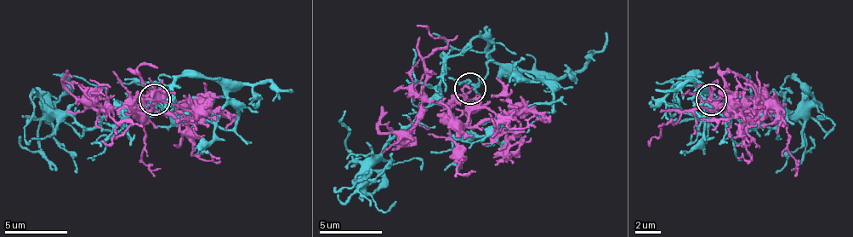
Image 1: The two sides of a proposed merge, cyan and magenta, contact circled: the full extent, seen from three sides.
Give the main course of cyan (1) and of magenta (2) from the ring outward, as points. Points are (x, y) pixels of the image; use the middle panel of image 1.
1: (469, 89), (487, 73), (478, 36), (366, 189), (390, 164), (416, 158), (422, 170)
2: (469, 89), (459, 101), (450, 108), (425, 92), (425, 58), (446, 42), (435, 39), (425, 26), (416, 26)

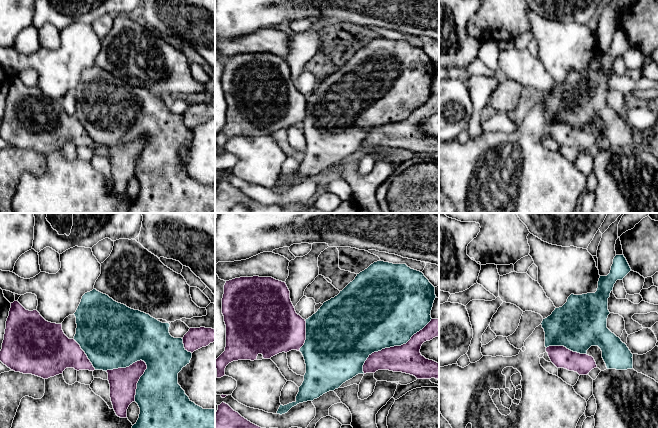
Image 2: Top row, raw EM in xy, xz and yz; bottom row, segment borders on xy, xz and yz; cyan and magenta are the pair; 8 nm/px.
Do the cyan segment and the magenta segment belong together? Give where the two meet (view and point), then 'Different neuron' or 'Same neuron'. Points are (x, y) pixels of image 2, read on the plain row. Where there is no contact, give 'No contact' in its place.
Touches cyan at xz (392, 122). Different neuron

